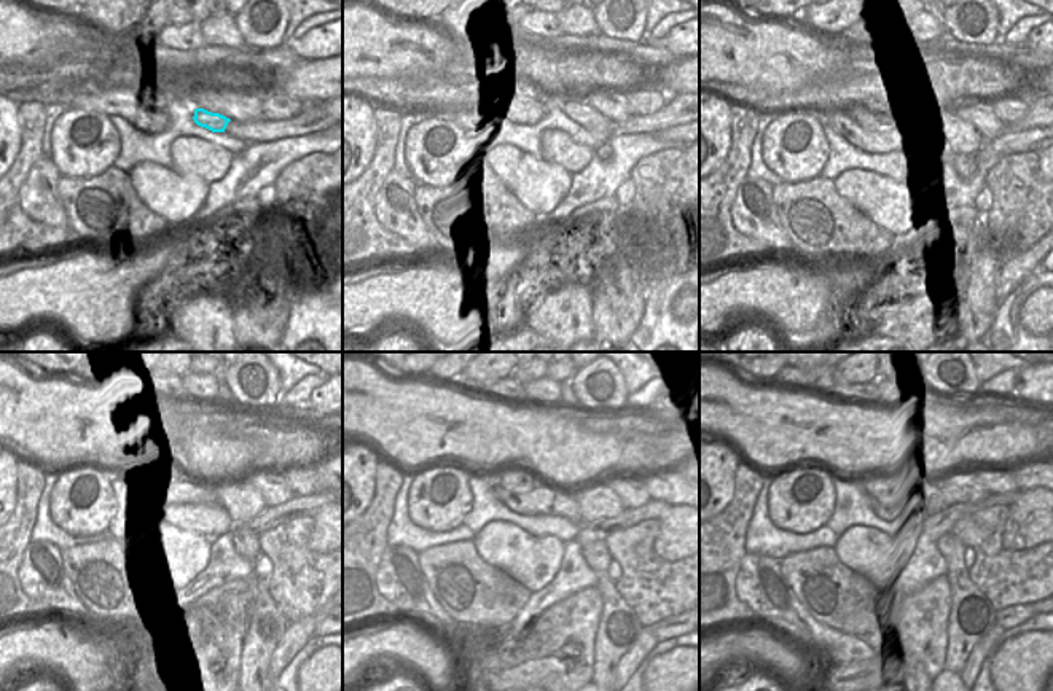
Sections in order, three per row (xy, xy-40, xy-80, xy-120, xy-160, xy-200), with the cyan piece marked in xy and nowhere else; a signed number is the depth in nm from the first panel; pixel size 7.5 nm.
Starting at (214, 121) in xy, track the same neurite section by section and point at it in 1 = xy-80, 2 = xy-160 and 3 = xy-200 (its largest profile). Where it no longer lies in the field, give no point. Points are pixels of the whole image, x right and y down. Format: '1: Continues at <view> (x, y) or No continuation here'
1: Continues at xy-80 (959, 139)
2: Continues at xy-160 (598, 500)
3: Continues at xy-200 (959, 494)

